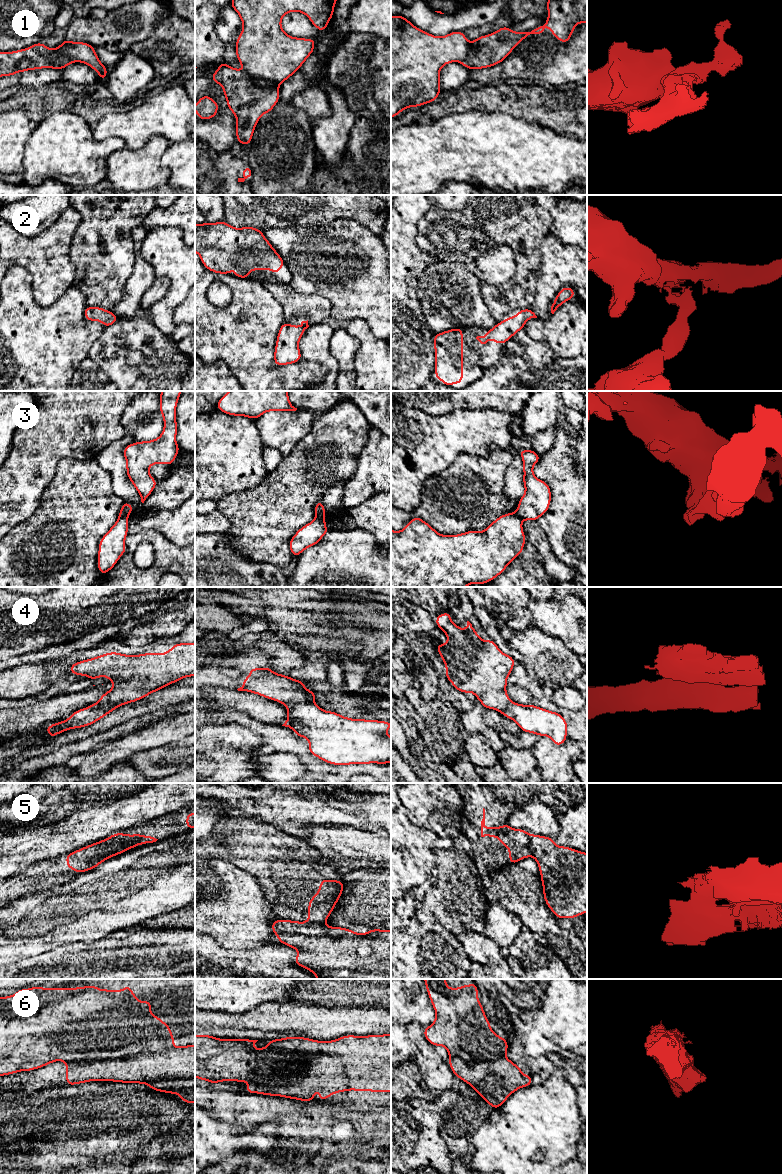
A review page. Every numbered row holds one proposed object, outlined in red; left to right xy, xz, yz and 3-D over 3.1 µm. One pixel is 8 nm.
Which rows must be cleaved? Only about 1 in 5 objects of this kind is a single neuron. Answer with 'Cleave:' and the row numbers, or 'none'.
Cleave: 1, 3, 4, 5, 6

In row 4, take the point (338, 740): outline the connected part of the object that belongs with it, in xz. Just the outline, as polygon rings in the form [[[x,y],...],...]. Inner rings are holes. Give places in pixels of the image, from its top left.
[[[306,702],[306,703],[296,703],[296,704],[284,704],[284,703],[282,704],[287,707],[287,715],[288,715],[288,719],[285,721],[285,723],[282,726],[290,727],[298,737],[303,737],[305,739],[308,739],[309,740],[308,752],[316,756],[317,758],[321,759],[322,761],[332,765],[340,765],[340,766],[352,765],[352,764],[391,763],[391,737],[386,734],[387,730],[391,726],[391,722],[380,721],[380,720],[352,719],[352,718],[344,717],[333,711],[325,711],[314,703]]]

